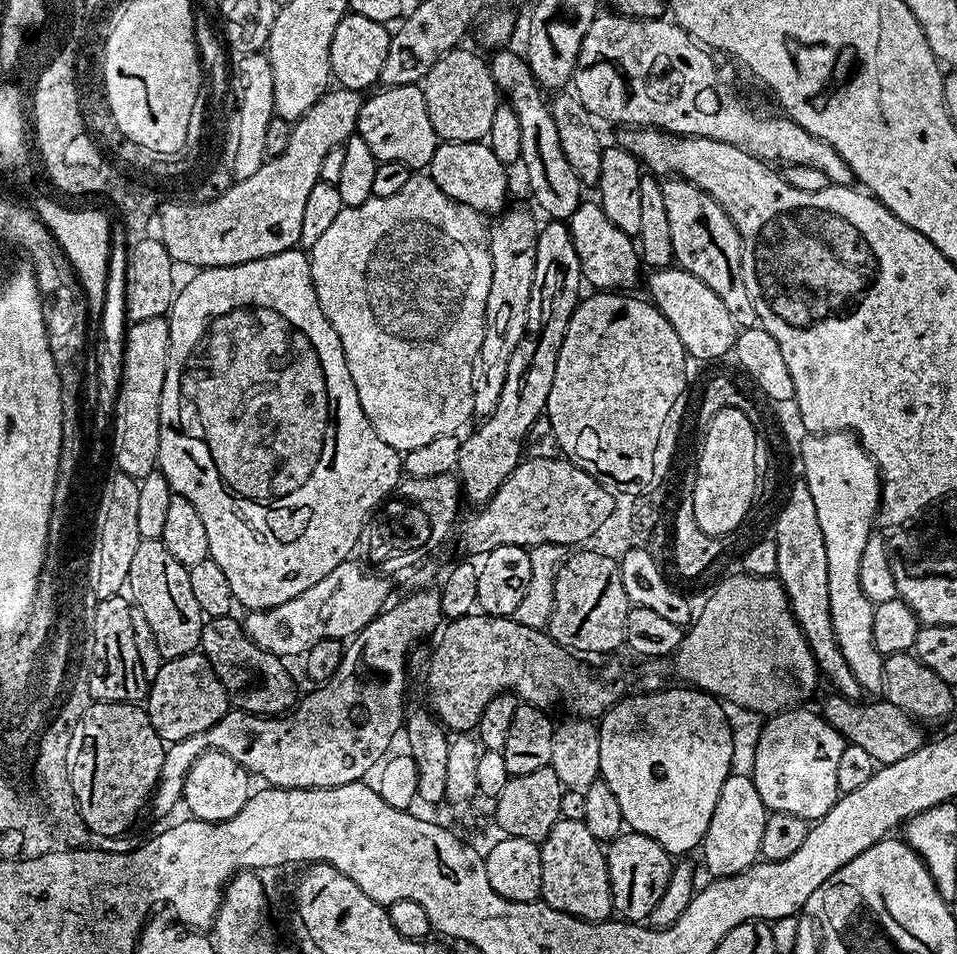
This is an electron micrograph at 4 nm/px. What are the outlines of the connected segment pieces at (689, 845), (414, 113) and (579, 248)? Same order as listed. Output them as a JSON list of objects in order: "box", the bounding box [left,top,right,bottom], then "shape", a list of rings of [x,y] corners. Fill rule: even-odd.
[{"box":[598,686,733,858],"shape":[[[664,686],[658,692],[641,691],[640,696],[625,695],[609,712],[604,713],[598,724],[599,779],[604,780],[614,798],[618,798],[625,825],[631,831],[641,832],[646,838],[654,838],[658,846],[676,858],[680,858],[683,852],[692,852],[695,848],[697,851],[703,845],[714,806],[718,806],[722,782],[726,782],[733,771],[732,728],[724,713],[725,705],[699,688],[679,687]]]},{"box":[356,84,438,170],"shape":[[[407,84],[393,88],[381,87],[367,97],[358,114],[356,132],[370,146],[370,154],[376,161],[402,162],[413,170],[427,169],[434,158],[438,137],[430,126],[430,114],[426,114],[426,98],[420,84]]]},{"box":[566,202,642,290],"shape":[[[582,202],[578,210],[566,222],[570,230],[570,238],[574,242],[574,250],[578,254],[580,275],[588,280],[596,290],[632,290],[640,280],[642,261],[638,244],[631,236],[627,236],[610,218],[606,218],[606,210],[602,210],[599,202]]]}]

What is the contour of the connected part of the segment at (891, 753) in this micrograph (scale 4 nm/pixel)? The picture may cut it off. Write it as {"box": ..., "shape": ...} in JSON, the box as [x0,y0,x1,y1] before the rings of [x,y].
{"box":[822,694,926,765],"shape":[[[839,694],[831,695],[825,698],[824,708],[822,707],[824,720],[834,726],[834,730],[838,730],[840,737],[851,747],[853,744],[854,747],[861,748],[870,759],[877,760],[877,765],[899,762],[900,759],[906,758],[906,754],[914,754],[914,750],[918,750],[926,742],[921,721],[898,710],[898,706],[883,698],[877,699],[877,704],[864,704],[848,700]]]}

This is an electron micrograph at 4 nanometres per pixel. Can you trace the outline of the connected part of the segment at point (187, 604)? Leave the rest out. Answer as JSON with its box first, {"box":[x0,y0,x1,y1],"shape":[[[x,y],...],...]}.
{"box":[126,540,206,661],"shape":[[[141,540],[134,559],[130,561],[130,574],[126,588],[130,593],[131,603],[138,610],[142,610],[146,622],[150,622],[150,630],[154,630],[154,642],[158,642],[161,661],[182,658],[199,649],[206,617],[194,598],[188,569],[182,562],[178,562],[178,558],[174,558],[174,554],[170,554],[170,550],[166,550],[163,540]]]}

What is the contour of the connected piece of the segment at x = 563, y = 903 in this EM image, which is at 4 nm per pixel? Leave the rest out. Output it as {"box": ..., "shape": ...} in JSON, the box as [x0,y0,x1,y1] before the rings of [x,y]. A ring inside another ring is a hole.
{"box":[540,817,613,922],"shape":[[[561,817],[540,847],[542,854],[541,901],[552,909],[562,910],[593,922],[607,921],[613,915],[612,886],[609,880],[607,853],[594,838],[583,820]]]}

